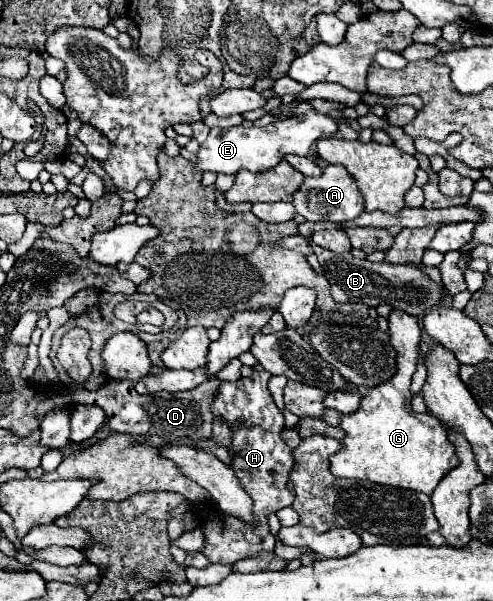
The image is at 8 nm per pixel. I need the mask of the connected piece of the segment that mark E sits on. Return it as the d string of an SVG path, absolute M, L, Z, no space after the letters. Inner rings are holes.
M308 110L300 116L292 116L286 120L278 120L274 124L268 124L266 128L256 126L234 126L234 128L212 128L208 134L208 140L198 150L200 162L196 164L198 170L212 170L212 172L224 172L224 174L236 174L240 168L248 168L250 172L260 172L274 168L282 154L296 154L306 156L310 146L318 138L328 138L338 132L338 124L332 116L320 114L316 110Z

